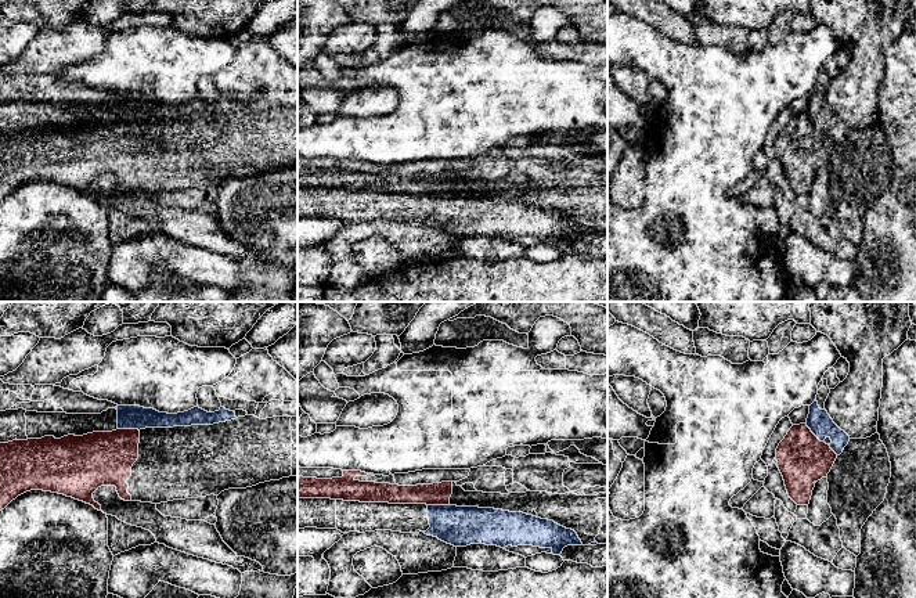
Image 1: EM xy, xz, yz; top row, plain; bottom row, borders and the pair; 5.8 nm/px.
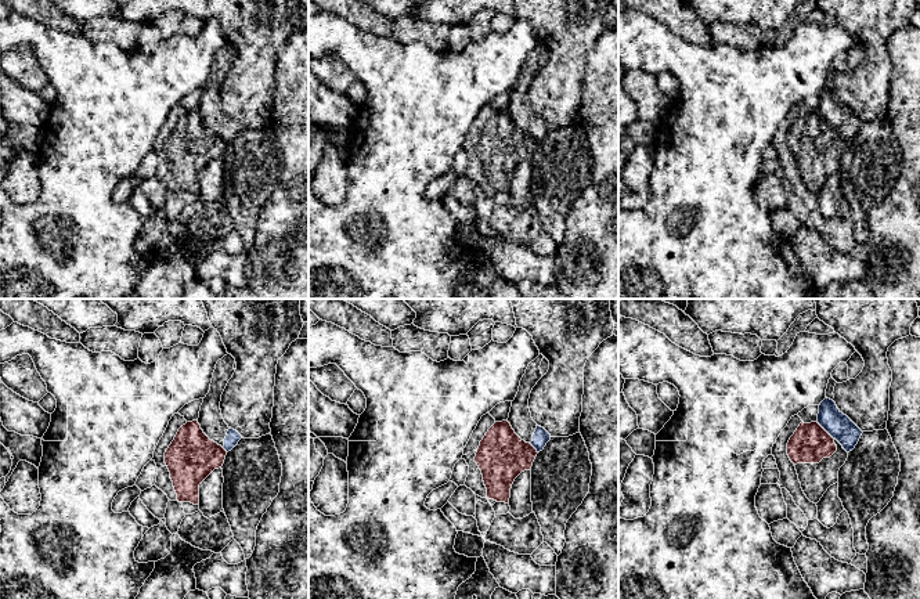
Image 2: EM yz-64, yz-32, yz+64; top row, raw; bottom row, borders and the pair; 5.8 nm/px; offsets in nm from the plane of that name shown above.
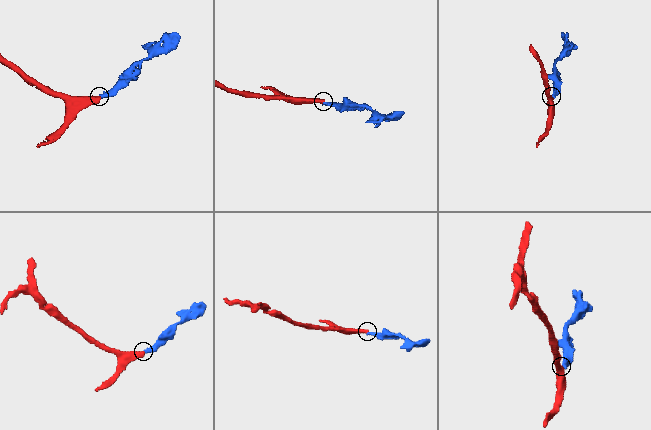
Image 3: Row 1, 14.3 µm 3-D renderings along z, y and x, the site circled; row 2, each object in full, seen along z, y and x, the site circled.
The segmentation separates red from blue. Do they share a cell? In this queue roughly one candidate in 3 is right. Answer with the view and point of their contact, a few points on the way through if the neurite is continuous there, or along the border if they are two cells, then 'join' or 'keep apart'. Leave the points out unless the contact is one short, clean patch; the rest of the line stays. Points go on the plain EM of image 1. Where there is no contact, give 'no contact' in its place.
xy (129, 119) | along xy (118, 118), (136, 118), (139, 121) | keep apart

